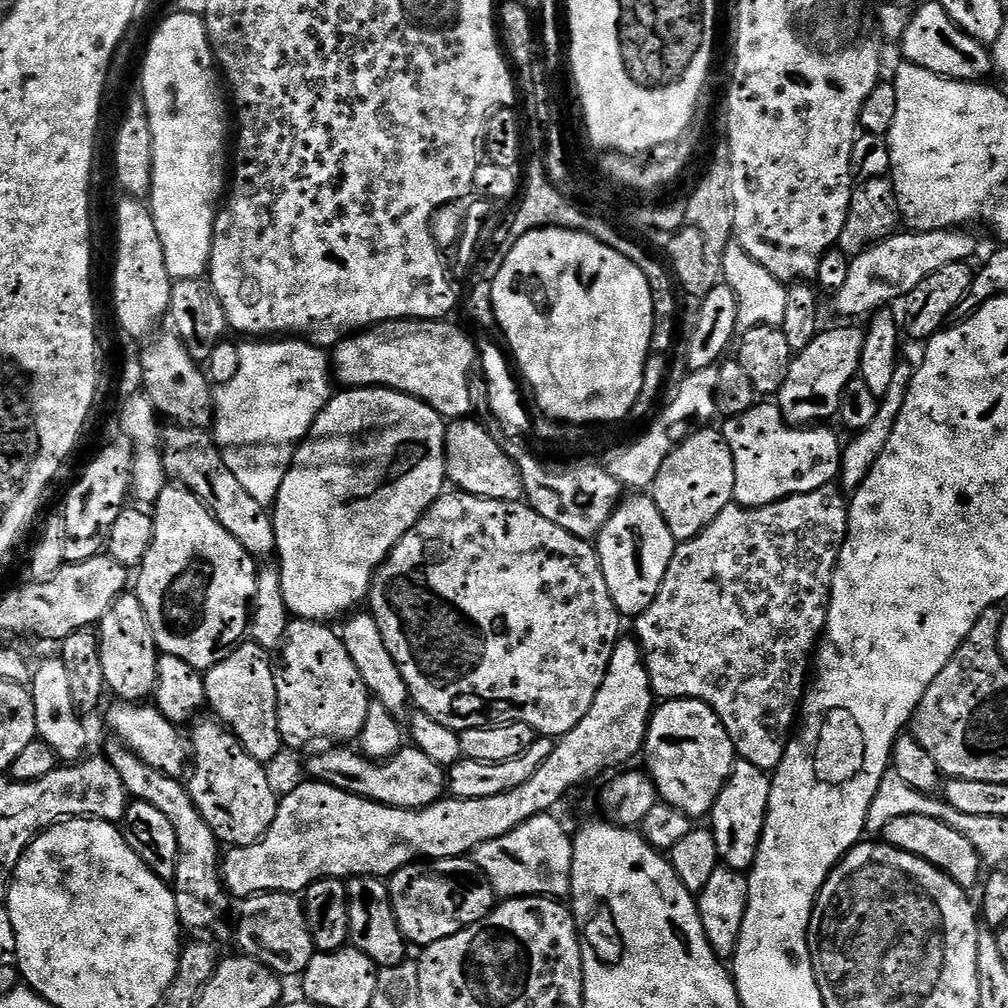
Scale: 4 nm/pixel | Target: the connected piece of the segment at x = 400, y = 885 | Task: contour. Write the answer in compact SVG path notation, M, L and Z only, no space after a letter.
M468 856L408 864L392 873L387 885L394 906L394 914L398 918L398 926L405 940L412 946L416 944L427 946L442 938L450 938L458 934L463 928L468 928L474 922L486 918L498 903L498 893L492 888L486 874L477 866L475 859Z

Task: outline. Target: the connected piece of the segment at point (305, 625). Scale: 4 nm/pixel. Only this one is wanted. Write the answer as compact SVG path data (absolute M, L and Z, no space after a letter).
M299 618L289 619L288 629L284 635L284 642L278 649L278 659L275 661L276 669L276 693L278 694L278 726L280 727L280 738L285 745L308 744L311 740L328 740L324 742L352 742L359 737L362 726L366 726L366 714L370 703L370 693L362 682L362 674L358 674L358 666L354 666L354 658L346 650L341 633L331 632L329 625L315 620L301 620Z

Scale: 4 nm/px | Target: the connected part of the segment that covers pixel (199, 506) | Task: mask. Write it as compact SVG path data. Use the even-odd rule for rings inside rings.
M169 483L154 505L154 538L150 542L150 550L146 550L146 558L140 564L138 575L134 580L134 594L142 602L142 610L146 610L146 618L152 627L156 639L156 647L163 655L182 658L182 662L190 662L190 666L201 670L213 668L222 658L232 653L233 648L241 643L250 632L250 609L256 599L256 578L258 575L257 561L244 549L244 544L234 538L217 520L212 517L212 512L189 488L182 488L179 484Z

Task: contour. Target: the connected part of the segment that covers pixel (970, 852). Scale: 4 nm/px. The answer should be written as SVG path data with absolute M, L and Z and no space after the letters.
M929 816L894 818L894 822L890 822L890 826L886 826L882 840L883 843L889 844L892 848L909 852L926 862L930 862L935 868L946 873L959 888L972 890L976 883L976 887L981 883L982 861L978 850L962 834L958 834L958 830L946 826L946 822L938 822Z

